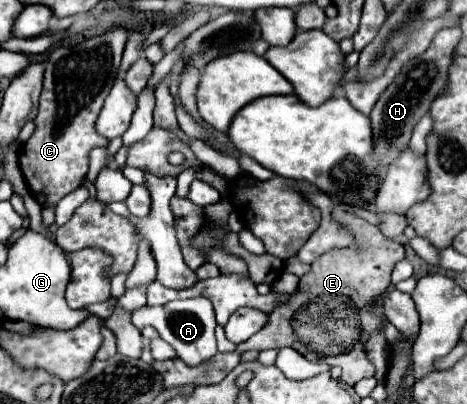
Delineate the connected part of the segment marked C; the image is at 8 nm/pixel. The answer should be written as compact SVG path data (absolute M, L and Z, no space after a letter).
M117 24L101 36L87 38L73 46L53 48L45 62L39 112L33 120L35 132L23 144L19 154L19 168L25 176L25 182L43 208L57 206L63 196L81 186L89 170L91 148L109 146L109 140L97 134L95 120L117 78L125 42L127 28Z

